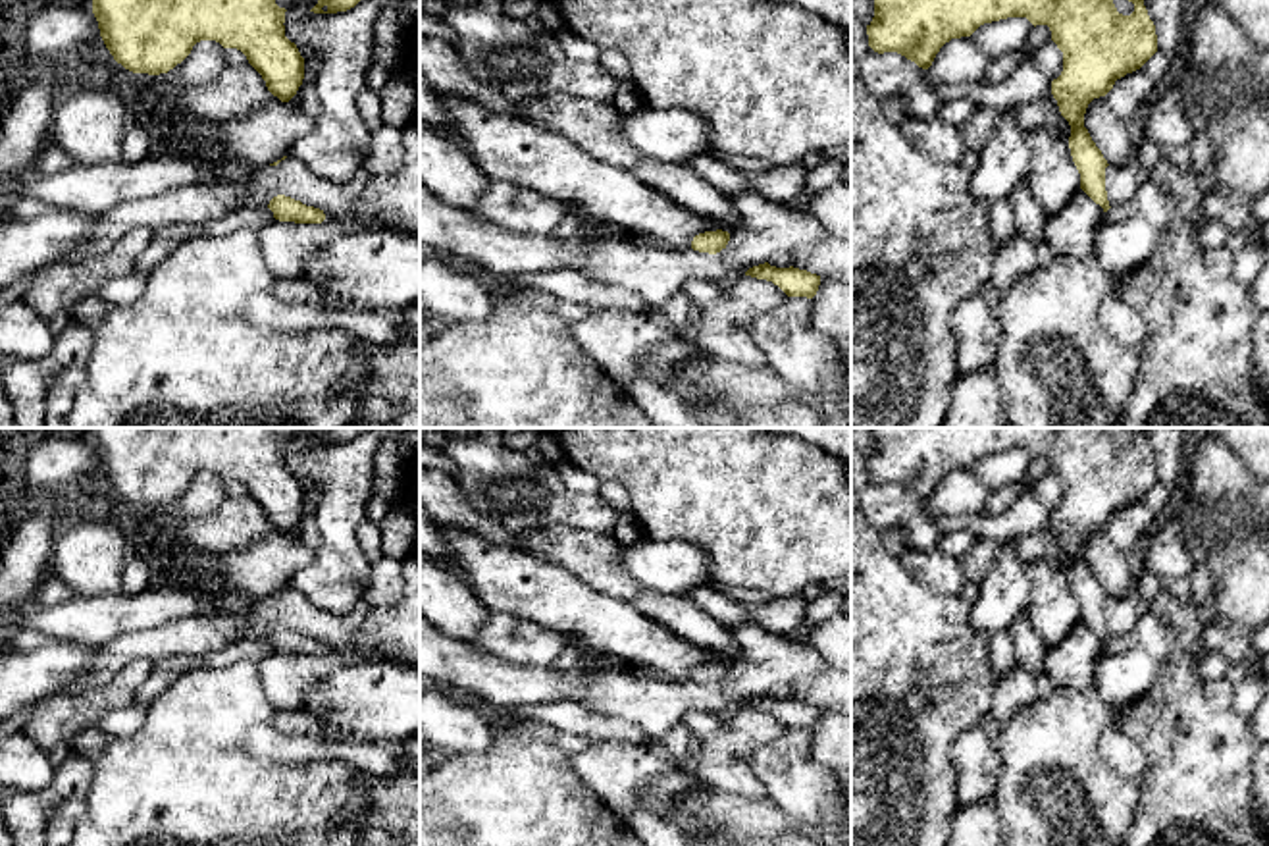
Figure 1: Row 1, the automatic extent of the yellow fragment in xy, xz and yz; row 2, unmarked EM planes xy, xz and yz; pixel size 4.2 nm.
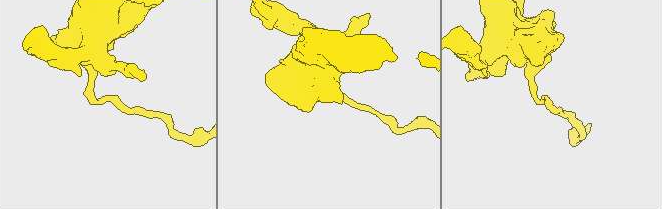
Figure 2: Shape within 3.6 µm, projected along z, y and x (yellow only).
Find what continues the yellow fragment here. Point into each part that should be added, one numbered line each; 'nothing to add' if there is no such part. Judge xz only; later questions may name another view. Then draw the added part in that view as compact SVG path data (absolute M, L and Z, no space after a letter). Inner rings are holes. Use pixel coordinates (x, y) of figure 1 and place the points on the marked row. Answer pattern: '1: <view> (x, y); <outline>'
nothing to add

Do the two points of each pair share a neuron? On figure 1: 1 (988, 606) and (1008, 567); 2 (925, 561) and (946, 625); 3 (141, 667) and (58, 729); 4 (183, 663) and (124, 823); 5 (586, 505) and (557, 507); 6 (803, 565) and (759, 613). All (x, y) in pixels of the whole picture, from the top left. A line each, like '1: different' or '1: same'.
1: same
2: different
3: same
4: different
5: same
6: different

